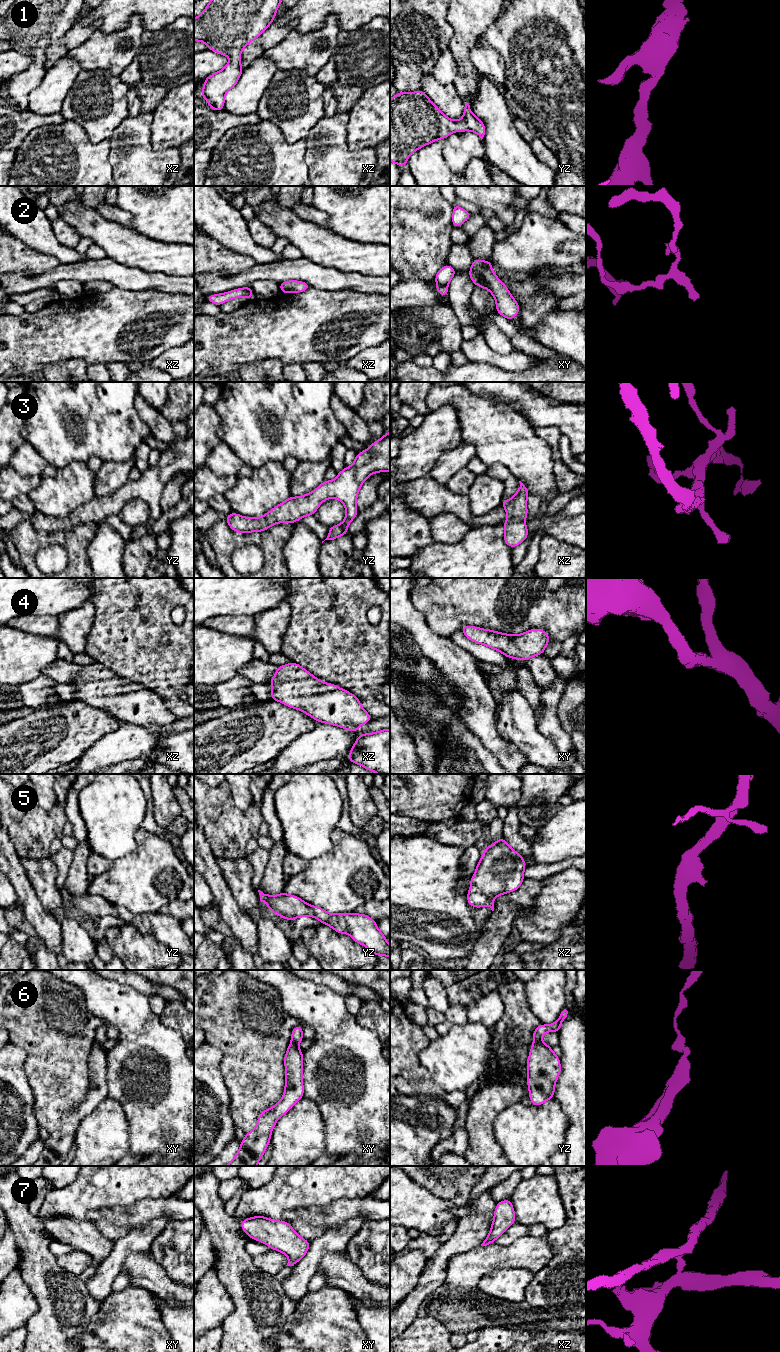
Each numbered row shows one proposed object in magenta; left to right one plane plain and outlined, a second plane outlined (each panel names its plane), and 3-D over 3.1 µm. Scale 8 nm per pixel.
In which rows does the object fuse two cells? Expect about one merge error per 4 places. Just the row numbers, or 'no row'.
2, 6, 7

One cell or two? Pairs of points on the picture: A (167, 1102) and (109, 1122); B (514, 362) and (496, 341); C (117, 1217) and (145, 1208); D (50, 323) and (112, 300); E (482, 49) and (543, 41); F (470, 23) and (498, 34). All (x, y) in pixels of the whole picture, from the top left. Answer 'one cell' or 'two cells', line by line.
A: two cells
B: two cells
C: one cell
D: one cell
E: two cells
F: two cells

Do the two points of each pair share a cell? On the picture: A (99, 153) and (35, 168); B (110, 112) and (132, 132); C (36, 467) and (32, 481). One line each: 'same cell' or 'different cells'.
A: same cell
B: different cells
C: different cells

